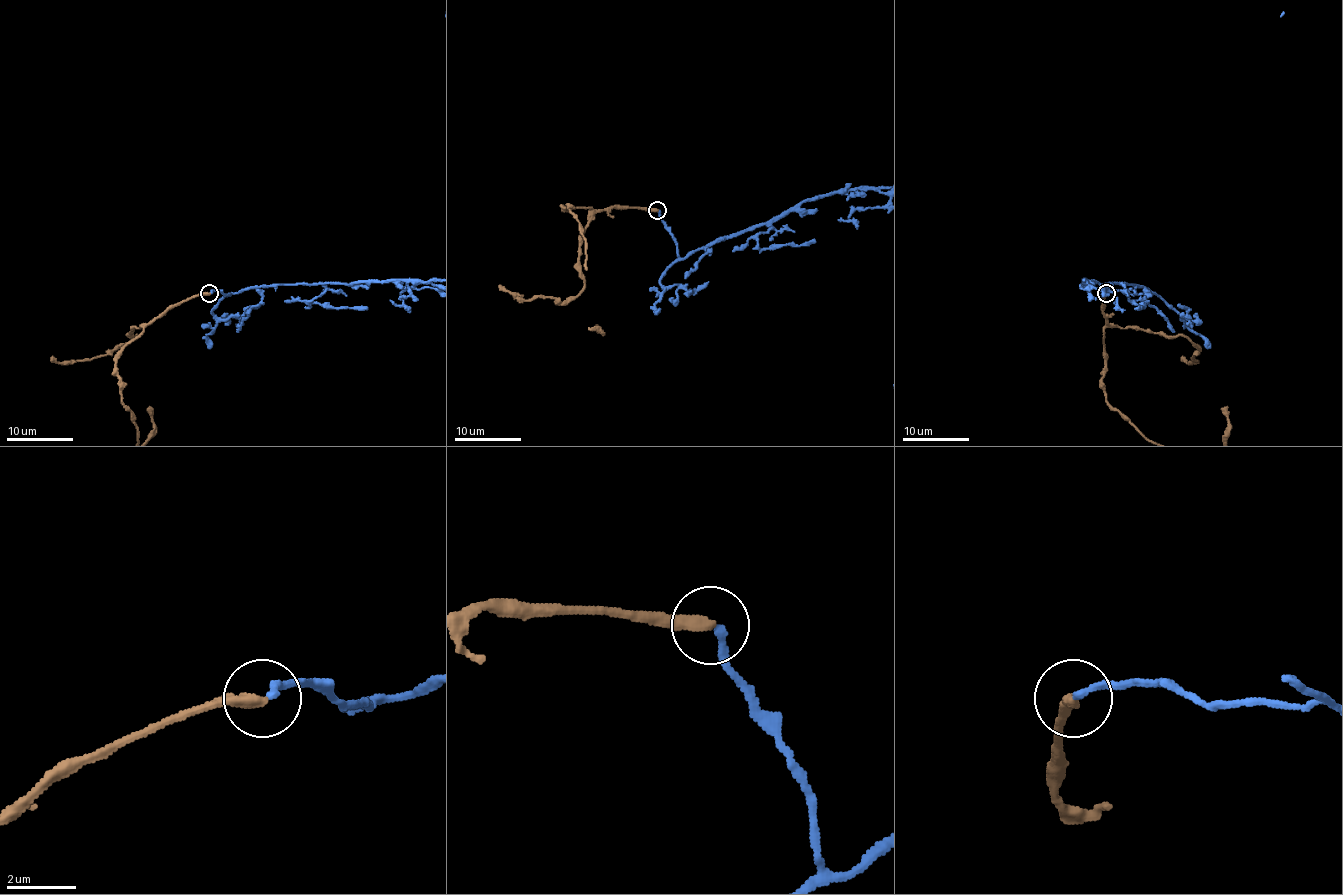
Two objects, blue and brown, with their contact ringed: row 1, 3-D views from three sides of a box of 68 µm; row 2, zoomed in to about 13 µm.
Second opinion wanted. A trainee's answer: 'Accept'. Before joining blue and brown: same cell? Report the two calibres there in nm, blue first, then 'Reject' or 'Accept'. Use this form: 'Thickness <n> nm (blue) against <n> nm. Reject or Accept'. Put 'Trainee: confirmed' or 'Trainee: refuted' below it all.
Thickness 200 nm (blue) against 360 nm. Reject
Trainee: refuted

